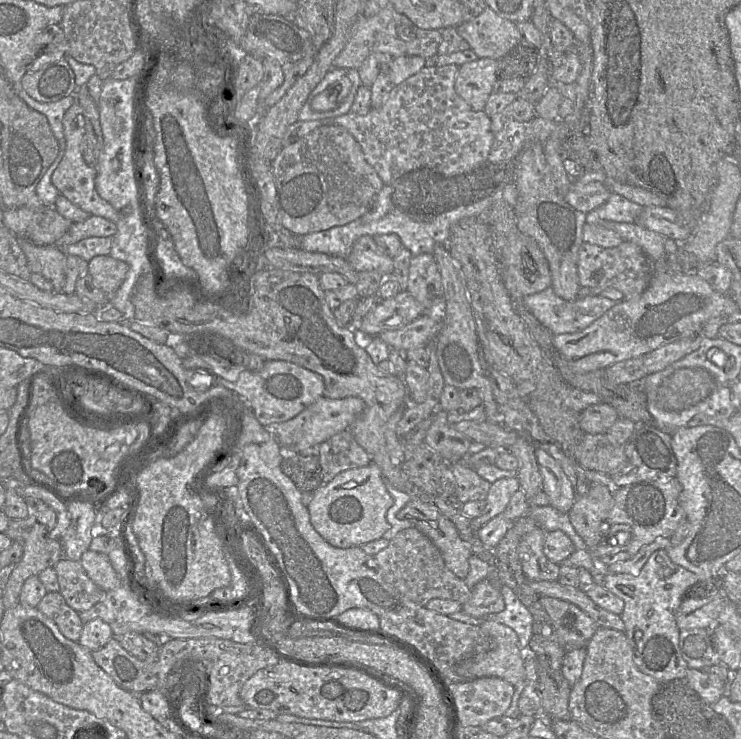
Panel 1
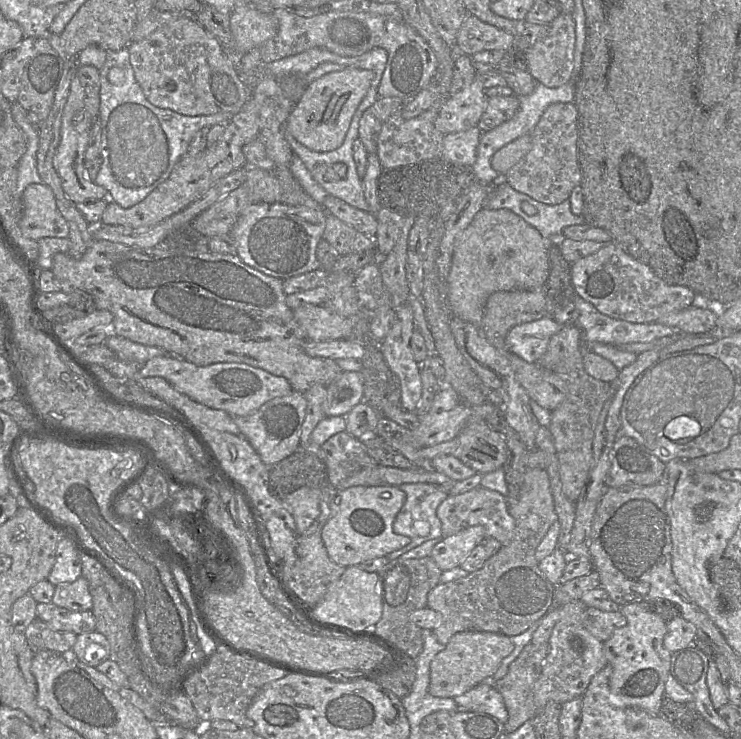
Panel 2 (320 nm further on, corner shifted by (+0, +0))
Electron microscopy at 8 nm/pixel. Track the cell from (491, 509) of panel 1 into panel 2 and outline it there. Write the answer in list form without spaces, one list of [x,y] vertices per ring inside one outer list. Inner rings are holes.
[[[471,526],[443,538],[433,547],[430,556],[441,571],[451,570],[460,567],[465,557],[485,538],[486,530],[484,526]]]

